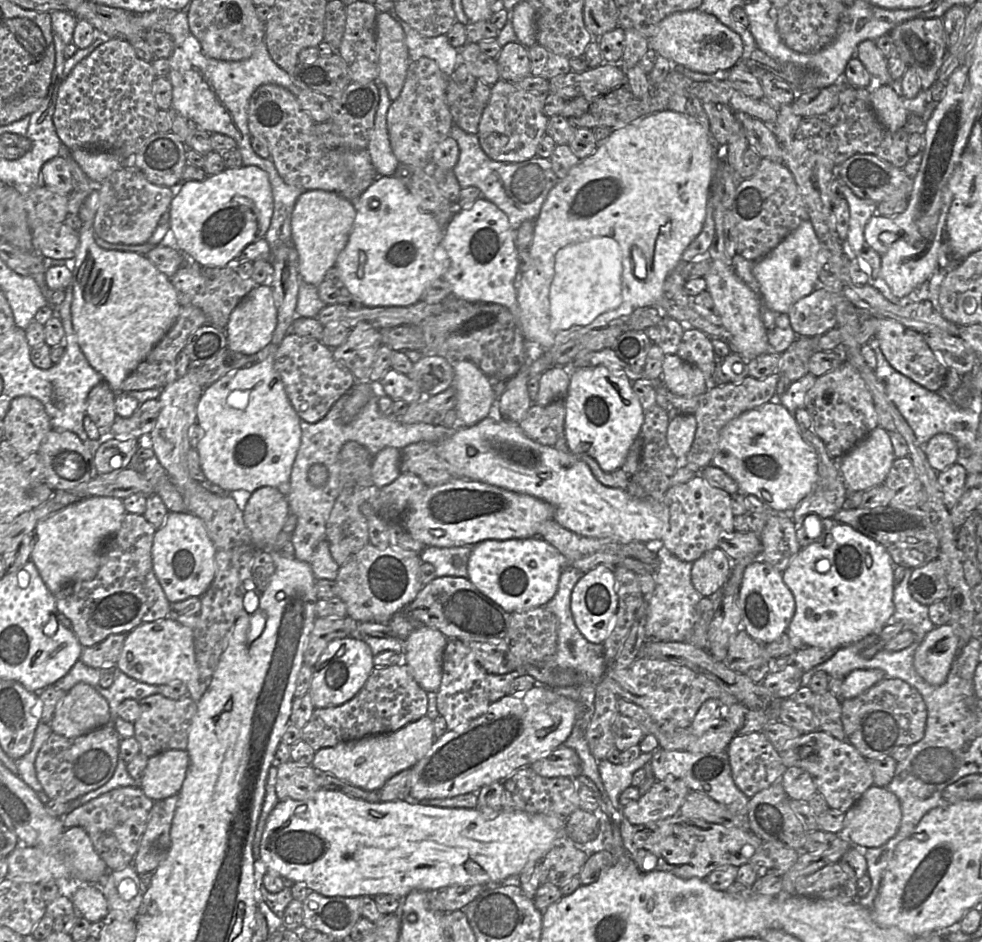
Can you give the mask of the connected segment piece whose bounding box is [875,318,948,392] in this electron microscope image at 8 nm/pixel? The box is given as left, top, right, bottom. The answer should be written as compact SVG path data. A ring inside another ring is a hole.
M879 318L879 327L875 336L879 341L882 353L895 370L929 391L936 392L941 389L945 383L948 369L936 358L923 334L897 321Z

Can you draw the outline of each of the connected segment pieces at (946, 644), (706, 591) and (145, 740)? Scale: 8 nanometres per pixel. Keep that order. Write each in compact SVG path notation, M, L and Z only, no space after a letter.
M949 624L934 627L915 651L914 668L927 683L942 685L958 652L959 639L953 628Z
M719 547L705 552L695 560L691 569L691 581L702 596L709 596L728 581L733 561Z
M152 694L139 701L140 715L134 724L134 737L139 742L140 752L148 758L167 750L186 750L188 734L197 705L190 696L178 700L162 694Z

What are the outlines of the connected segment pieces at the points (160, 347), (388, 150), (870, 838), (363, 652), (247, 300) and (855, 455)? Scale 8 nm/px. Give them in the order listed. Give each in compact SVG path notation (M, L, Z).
M181 306L179 316L172 328L153 347L147 357L130 373L122 382L122 391L139 391L153 388L164 388L174 382L178 376L176 374L176 357L183 350L187 338L197 328L208 325L204 312L195 306Z
M377 82L380 100L368 143L368 151L378 176L393 176L399 161L394 155L387 131L387 112L392 104L388 90Z
M873 785L846 812L844 821L844 836L852 846L864 848L878 848L884 845L897 833L902 818L899 799L886 787Z
M361 637L334 639L313 667L309 694L315 708L338 706L352 699L364 686L375 668L370 646Z
M270 283L258 284L233 309L225 327L226 348L245 355L253 355L266 347L277 324L277 309Z
M876 426L838 461L845 484L852 493L884 484L895 459L889 432Z

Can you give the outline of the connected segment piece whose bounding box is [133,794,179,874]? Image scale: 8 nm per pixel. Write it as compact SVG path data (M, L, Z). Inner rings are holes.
M177 794L154 801L146 830L133 860L138 874L154 872L168 855L171 847L170 829L178 799Z

